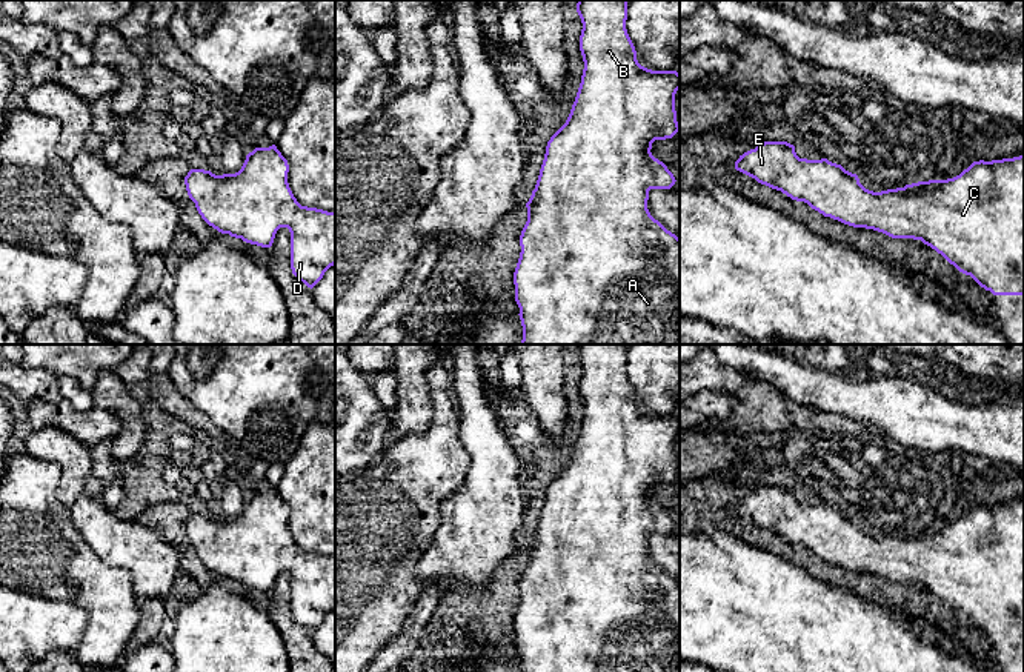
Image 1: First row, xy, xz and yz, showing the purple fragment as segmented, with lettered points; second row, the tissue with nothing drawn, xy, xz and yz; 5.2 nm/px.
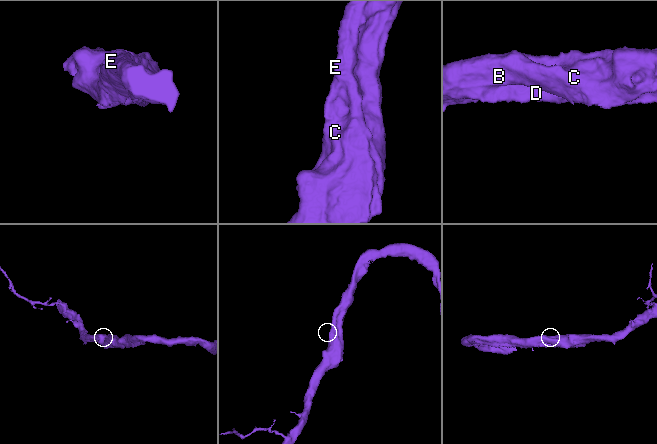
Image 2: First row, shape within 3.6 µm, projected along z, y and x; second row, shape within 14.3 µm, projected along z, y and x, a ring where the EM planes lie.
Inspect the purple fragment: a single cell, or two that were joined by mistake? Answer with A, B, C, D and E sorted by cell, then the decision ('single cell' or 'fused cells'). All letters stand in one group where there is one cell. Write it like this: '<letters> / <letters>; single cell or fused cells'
A B C D E; single cell

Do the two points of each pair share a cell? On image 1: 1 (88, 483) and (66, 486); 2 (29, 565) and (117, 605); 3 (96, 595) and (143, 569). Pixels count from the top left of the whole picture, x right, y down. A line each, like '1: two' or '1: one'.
1: one
2: one
3: two

